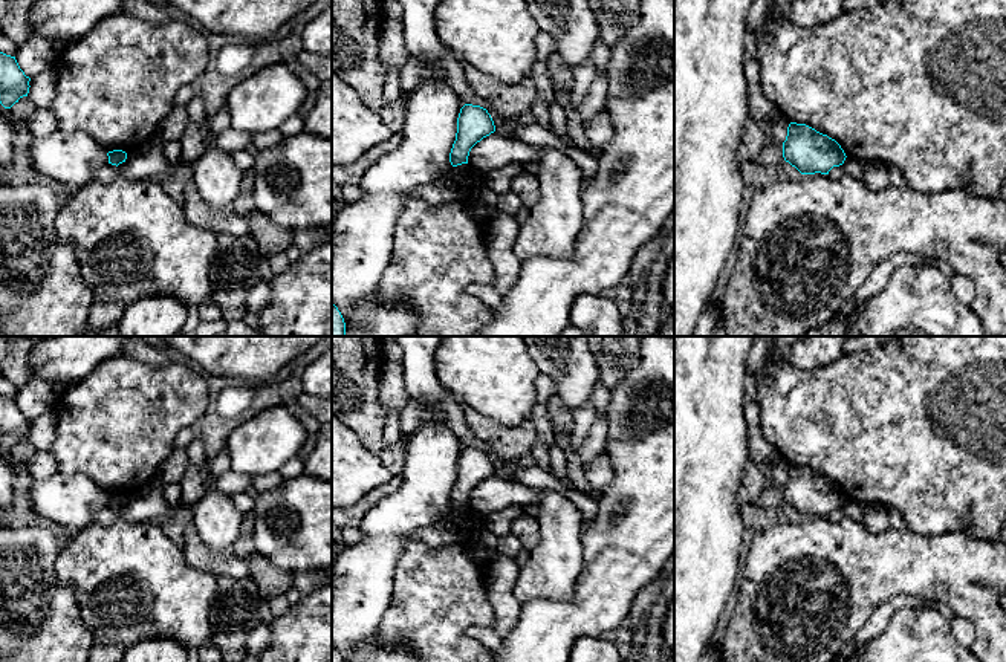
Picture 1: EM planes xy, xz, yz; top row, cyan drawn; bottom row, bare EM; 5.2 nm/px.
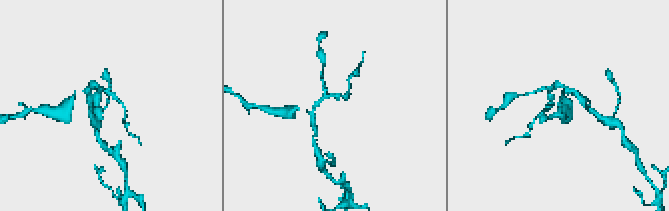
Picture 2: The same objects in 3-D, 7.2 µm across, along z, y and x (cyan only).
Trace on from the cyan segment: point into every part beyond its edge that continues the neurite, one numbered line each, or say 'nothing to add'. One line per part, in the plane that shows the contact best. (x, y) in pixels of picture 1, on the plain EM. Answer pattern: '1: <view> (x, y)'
nothing to add

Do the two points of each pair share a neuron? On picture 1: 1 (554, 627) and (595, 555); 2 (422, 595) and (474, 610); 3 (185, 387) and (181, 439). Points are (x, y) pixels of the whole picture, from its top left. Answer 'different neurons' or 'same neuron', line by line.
1: same neuron
2: same neuron
3: different neurons

